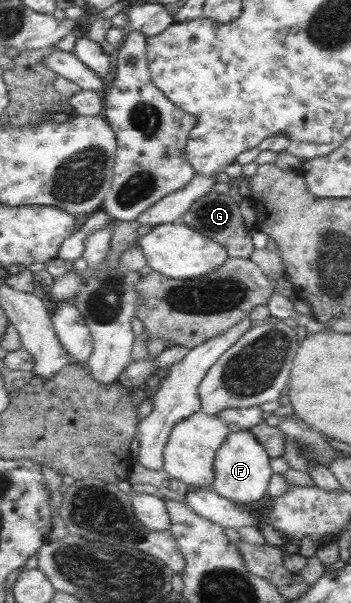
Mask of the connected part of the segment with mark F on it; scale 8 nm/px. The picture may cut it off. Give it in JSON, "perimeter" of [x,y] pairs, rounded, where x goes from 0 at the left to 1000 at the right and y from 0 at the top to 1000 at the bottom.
{"perimeter":[[[712,711],[655,716],[644,735],[618,748],[607,813],[687,837],[724,837],[764,826],[764,804],[775,794],[769,753]]]}

